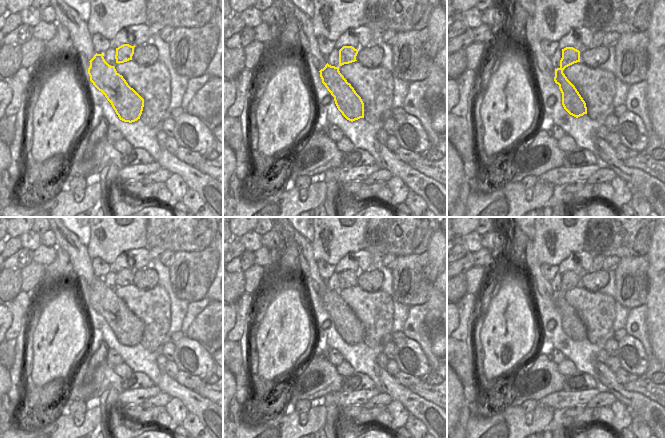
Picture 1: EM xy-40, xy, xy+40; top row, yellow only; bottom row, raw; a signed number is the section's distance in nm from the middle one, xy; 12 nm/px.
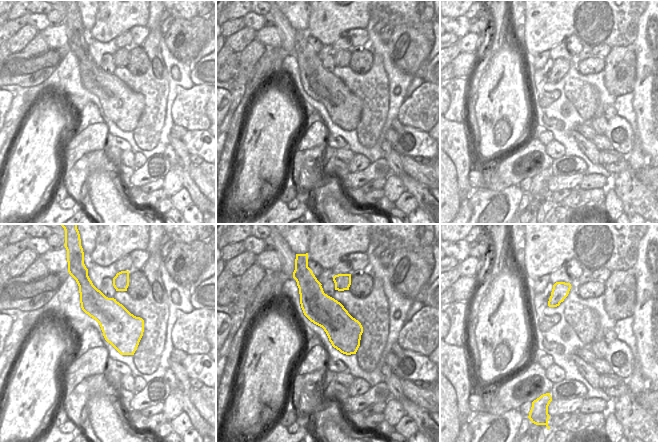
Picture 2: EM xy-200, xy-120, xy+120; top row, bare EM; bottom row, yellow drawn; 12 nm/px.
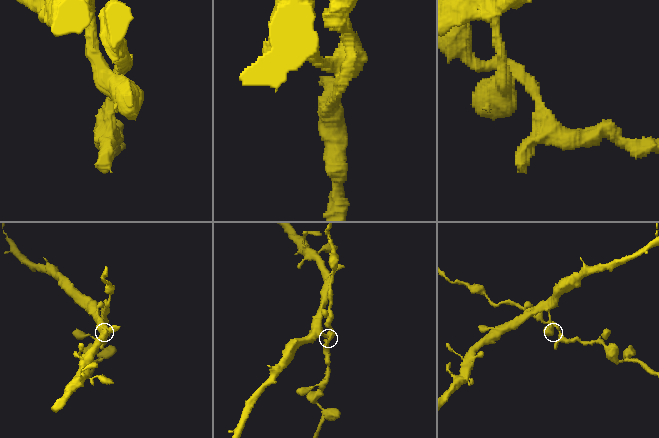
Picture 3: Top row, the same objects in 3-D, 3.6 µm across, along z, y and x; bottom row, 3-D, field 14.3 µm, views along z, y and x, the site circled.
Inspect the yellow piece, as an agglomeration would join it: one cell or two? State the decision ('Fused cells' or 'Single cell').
Single cell.

